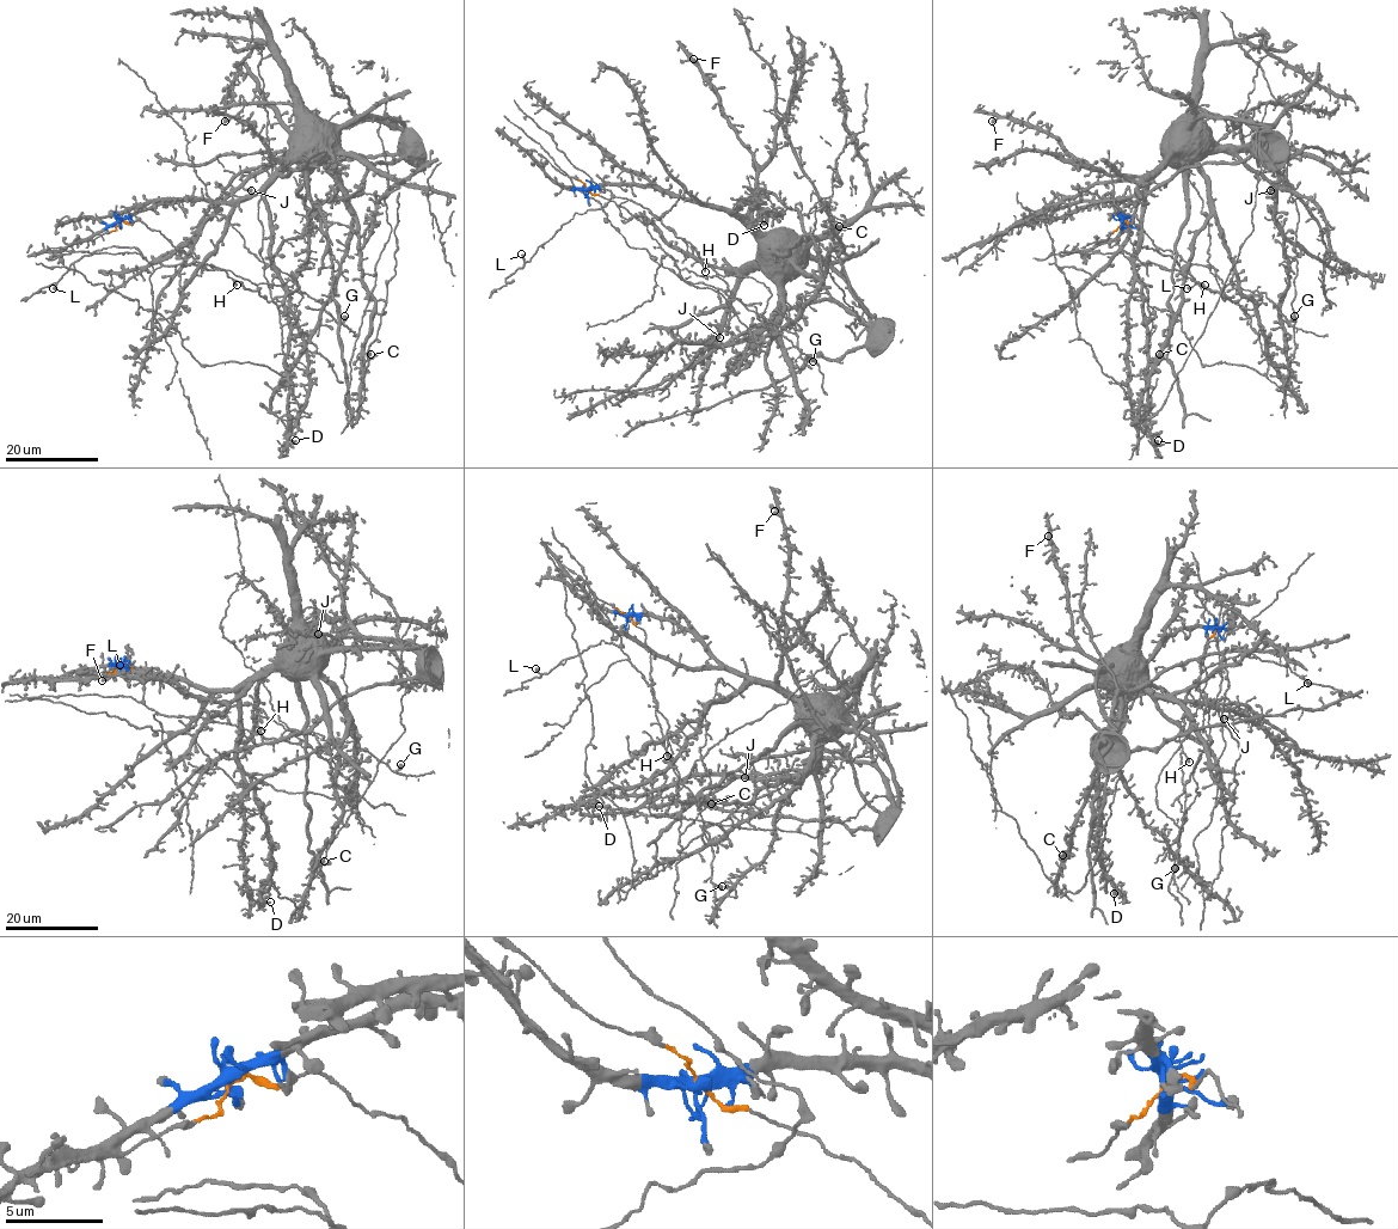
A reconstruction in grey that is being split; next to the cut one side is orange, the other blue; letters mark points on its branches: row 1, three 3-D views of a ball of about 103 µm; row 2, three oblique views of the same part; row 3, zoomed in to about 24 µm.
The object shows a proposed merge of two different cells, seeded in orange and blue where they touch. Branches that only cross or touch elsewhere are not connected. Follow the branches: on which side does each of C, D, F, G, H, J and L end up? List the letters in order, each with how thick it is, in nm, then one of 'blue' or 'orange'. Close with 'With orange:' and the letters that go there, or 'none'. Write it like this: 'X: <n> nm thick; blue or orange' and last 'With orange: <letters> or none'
C: 420 nm thick; blue
D: 280 nm thick; blue
F: 500 nm thick; blue
G: 600 nm thick; orange
H: 400 nm thick; orange
J: 380 nm thick; blue
L: 280 nm thick; orange
With orange: G, H, L

